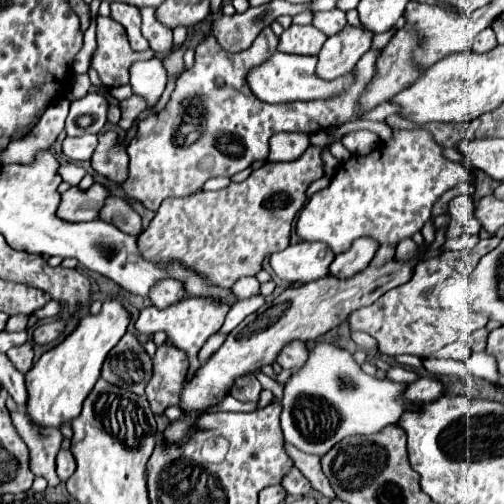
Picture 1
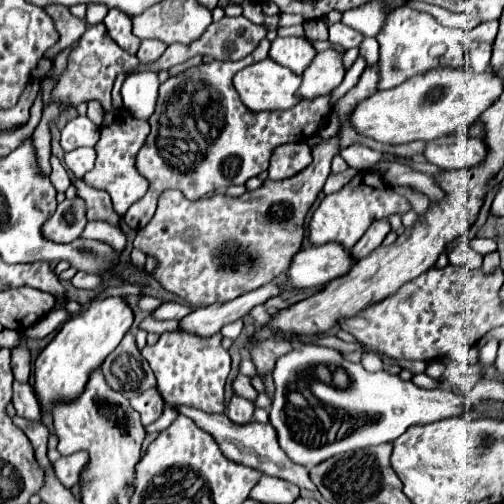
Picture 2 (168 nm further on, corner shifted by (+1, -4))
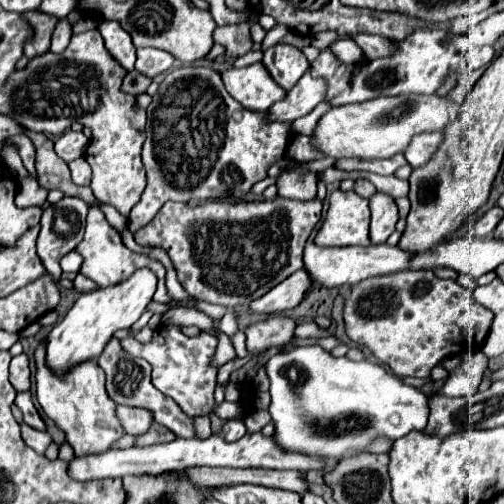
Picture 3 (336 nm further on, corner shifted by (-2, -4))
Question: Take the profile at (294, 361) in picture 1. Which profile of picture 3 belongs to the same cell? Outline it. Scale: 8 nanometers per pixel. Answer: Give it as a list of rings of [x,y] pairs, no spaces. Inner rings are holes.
[[[271,317],[267,321],[259,321],[245,329],[247,351],[261,353],[271,347],[283,347],[293,339],[295,321],[287,317]]]

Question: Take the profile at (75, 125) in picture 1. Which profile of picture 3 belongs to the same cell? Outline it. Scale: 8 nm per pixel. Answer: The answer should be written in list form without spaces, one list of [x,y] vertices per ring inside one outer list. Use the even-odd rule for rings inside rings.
[[[65,131],[57,141],[55,141],[55,151],[63,161],[73,161],[85,155],[85,149],[89,147],[89,139],[85,137],[83,131]]]

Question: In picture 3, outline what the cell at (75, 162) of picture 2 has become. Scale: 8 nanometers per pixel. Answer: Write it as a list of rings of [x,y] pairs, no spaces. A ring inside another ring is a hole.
[[[83,157],[71,161],[69,169],[71,169],[71,177],[73,177],[73,181],[77,185],[89,185],[89,181],[91,181],[91,167],[89,167],[89,163]]]

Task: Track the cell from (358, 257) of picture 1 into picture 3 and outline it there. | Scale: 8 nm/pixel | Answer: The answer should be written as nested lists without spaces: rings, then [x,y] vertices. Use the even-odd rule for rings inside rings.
[[[375,193],[369,199],[369,207],[371,207],[371,231],[369,231],[369,239],[371,243],[385,243],[387,237],[395,231],[397,225],[397,205],[395,201],[385,195],[385,193]]]

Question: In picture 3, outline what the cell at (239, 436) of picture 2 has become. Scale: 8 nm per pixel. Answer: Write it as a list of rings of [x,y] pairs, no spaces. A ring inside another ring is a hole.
[[[111,339],[111,343],[107,345],[107,351],[103,351],[103,355],[97,361],[107,375],[107,393],[111,393],[111,399],[115,403],[145,407],[145,409],[155,413],[155,423],[165,425],[177,437],[195,437],[193,417],[187,415],[175,401],[171,401],[171,397],[167,397],[159,389],[155,389],[155,385],[151,383],[151,365],[145,359],[129,355],[121,347],[121,339]]]

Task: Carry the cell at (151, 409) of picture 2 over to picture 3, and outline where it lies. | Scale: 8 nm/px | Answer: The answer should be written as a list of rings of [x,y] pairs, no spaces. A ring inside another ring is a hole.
[[[119,405],[117,407],[117,415],[125,427],[127,433],[131,435],[141,435],[147,433],[151,423],[153,423],[153,413],[143,409],[143,407],[127,407],[127,405]]]

